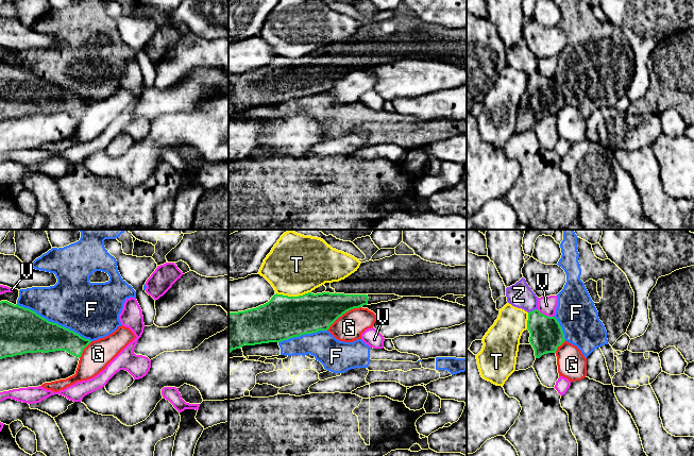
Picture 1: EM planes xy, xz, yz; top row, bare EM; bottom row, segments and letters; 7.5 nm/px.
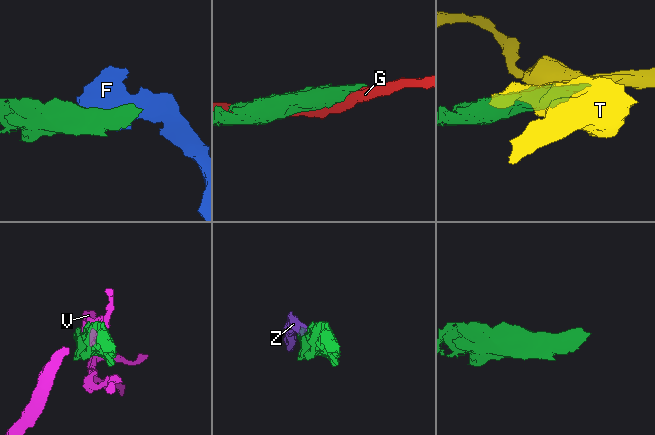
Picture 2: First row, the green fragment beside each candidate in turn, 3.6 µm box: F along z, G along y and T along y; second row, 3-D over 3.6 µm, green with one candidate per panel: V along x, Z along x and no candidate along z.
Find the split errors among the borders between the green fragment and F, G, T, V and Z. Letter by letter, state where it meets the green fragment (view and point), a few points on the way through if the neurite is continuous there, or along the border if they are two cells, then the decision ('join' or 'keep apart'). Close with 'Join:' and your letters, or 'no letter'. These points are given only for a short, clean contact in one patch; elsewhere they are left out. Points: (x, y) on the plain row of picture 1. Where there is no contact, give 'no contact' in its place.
F: contact xy (52, 84); keep apart
G: contact xz (343, 74); keep apart
T: contact xz (293, 58); keep apart
V: contact yz (544, 77); border yz (537, 71), (553, 79); keep apart
Z: contact yz (532, 72); border yz (537, 70), (528, 74); keep apart
Join: no letter

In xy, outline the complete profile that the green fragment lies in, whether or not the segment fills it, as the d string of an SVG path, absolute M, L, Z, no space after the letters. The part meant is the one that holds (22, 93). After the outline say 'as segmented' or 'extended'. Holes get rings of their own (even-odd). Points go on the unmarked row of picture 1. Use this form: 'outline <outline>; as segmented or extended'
outline M7 63L0 64L0 121L55 113L66 113L80 120L90 104L29 70Z; as segmented

